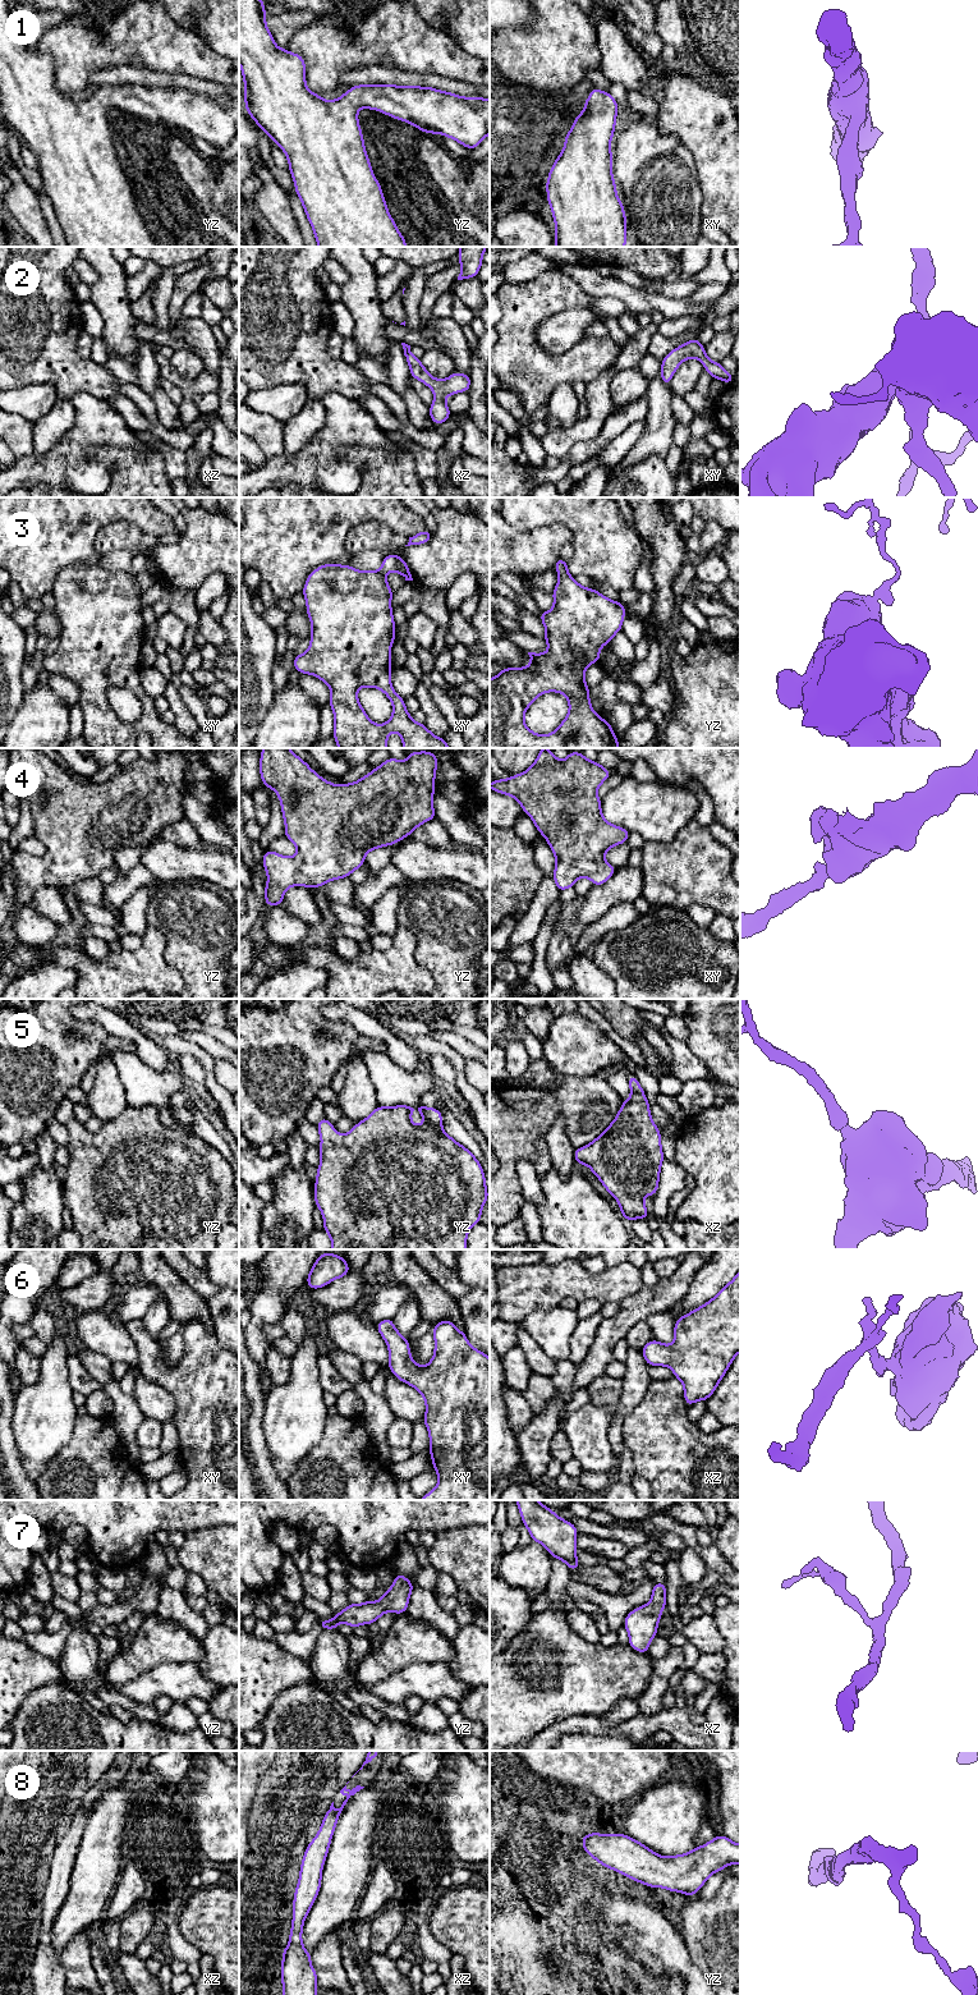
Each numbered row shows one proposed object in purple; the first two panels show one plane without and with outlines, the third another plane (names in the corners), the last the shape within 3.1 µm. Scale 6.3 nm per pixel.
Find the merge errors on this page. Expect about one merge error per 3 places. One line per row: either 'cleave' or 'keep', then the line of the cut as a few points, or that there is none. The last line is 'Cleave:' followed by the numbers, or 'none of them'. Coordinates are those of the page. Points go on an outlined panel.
1: keep; cut none
2: keep; cut none
3: cleave; cut yz (565, 569), (559, 572)
4: keep; cut none
5: keep; cut none
6: keep; cut none
7: keep; cut none
8: keep; cut none
Cleave: 3

